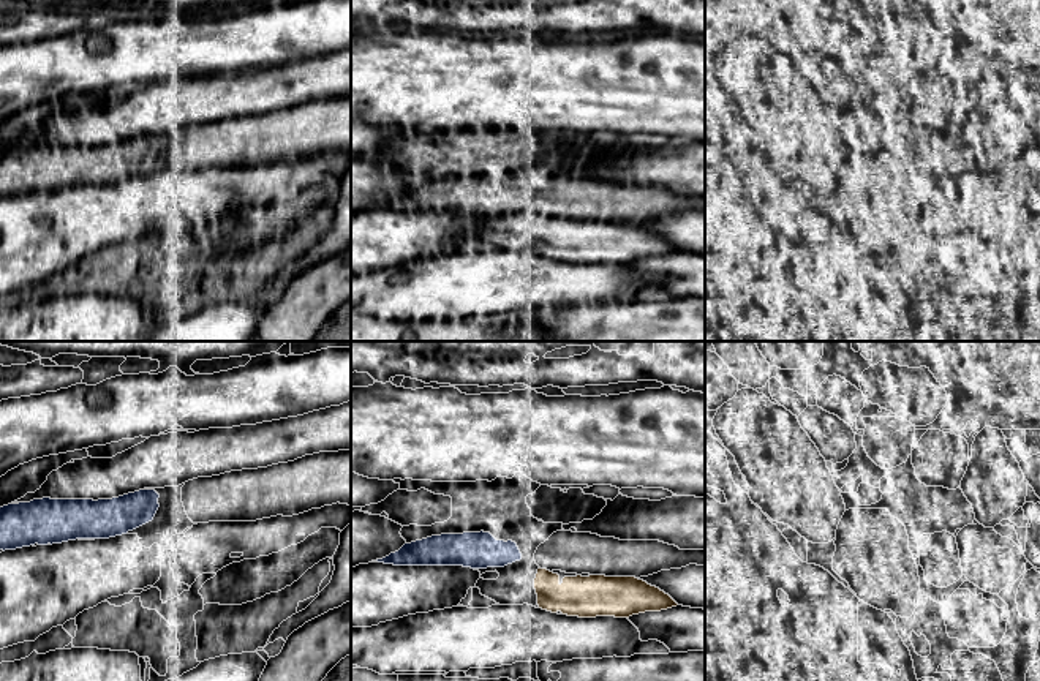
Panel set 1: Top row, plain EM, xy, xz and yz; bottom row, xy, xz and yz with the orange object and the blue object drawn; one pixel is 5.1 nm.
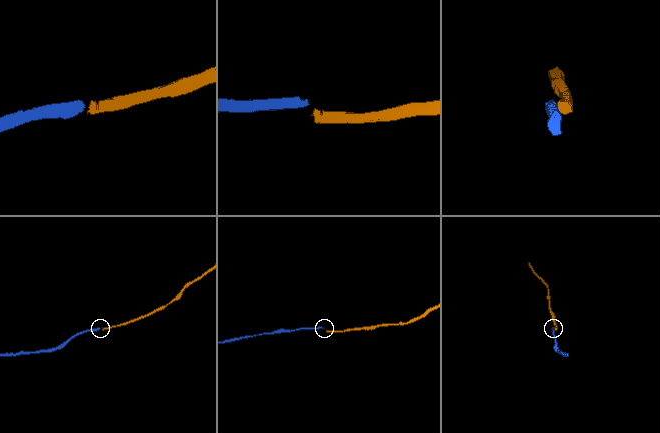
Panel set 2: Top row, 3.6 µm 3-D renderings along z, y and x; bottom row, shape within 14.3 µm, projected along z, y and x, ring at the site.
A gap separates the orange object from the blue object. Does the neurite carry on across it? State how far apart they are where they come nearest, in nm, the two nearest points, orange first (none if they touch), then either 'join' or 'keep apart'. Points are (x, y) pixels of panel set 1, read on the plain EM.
gap 100 nm; span xz (538, 215), (520, 204); keep apart

